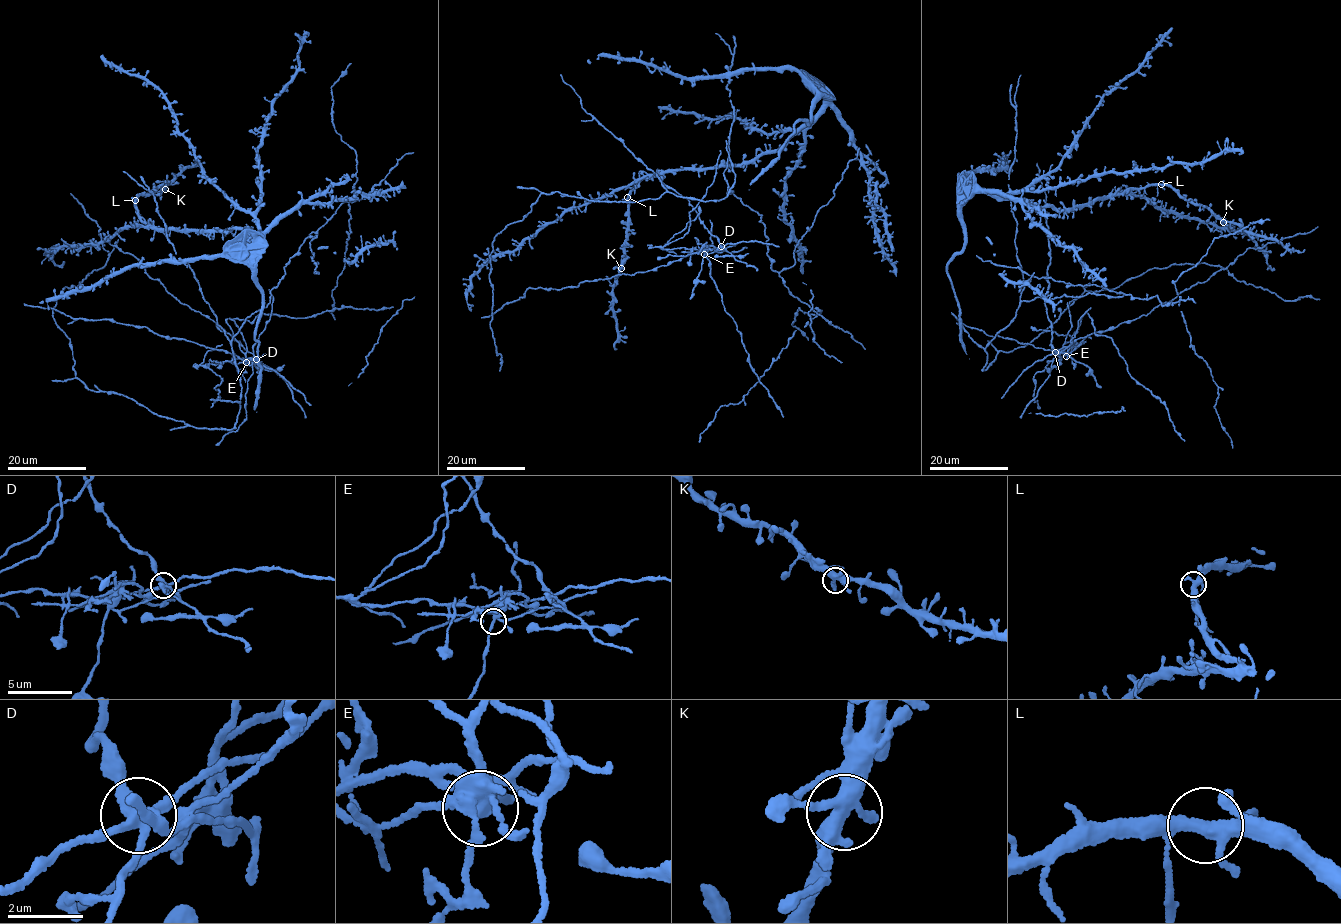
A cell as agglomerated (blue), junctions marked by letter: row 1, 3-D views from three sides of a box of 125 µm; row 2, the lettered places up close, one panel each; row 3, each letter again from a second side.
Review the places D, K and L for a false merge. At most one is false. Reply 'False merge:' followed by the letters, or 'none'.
False merge: D

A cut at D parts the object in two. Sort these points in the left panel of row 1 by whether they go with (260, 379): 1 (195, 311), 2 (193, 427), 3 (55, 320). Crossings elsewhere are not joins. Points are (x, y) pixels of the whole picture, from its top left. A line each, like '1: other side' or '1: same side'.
1: same side
2: same side
3: same side

